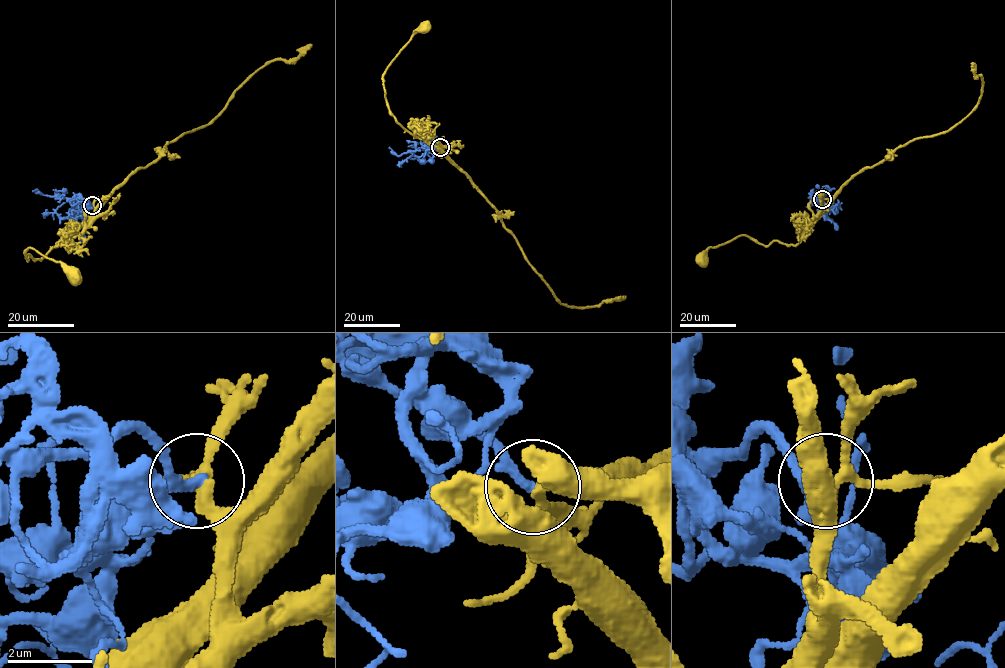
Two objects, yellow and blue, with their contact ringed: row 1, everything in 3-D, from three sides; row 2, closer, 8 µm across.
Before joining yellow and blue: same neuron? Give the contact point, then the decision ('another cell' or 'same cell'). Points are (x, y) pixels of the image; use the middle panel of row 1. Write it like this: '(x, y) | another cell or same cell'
(440, 147) | another cell

